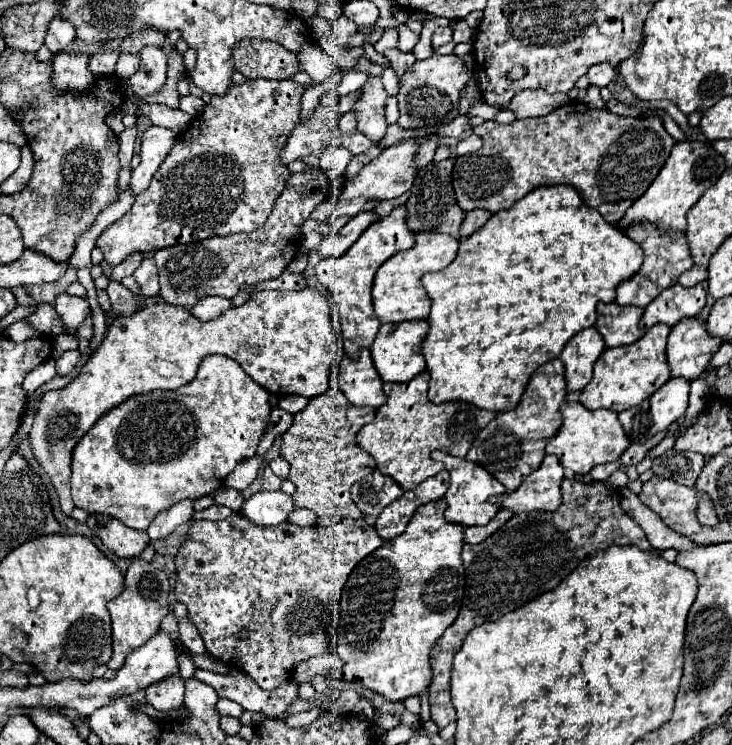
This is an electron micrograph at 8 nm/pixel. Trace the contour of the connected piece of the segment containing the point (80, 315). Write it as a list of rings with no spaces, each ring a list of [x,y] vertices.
[[[59,293],[55,299],[55,311],[65,321],[65,325],[69,325],[71,331],[77,331],[77,327],[85,321],[85,317],[89,315],[91,309],[89,309],[87,299],[71,297],[67,293]]]

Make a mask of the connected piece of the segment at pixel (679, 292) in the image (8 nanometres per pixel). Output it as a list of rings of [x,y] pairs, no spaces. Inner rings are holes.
[[[699,283],[695,287],[673,285],[665,289],[655,301],[651,301],[649,307],[645,307],[639,327],[643,331],[657,323],[665,323],[671,327],[685,317],[695,317],[705,307],[705,299],[707,283]]]

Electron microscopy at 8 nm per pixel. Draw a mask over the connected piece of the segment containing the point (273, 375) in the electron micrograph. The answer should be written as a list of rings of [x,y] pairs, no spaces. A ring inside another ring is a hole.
[[[307,287],[303,291],[259,291],[241,307],[233,307],[213,321],[199,321],[189,313],[189,309],[181,309],[179,305],[175,307],[169,303],[155,303],[151,307],[139,309],[135,315],[117,317],[111,323],[103,343],[85,363],[81,375],[65,389],[49,391],[43,395],[33,421],[33,429],[29,433],[35,459],[49,473],[65,515],[71,515],[71,509],[75,507],[71,501],[69,485],[71,451],[81,441],[81,437],[97,423],[99,417],[103,417],[125,399],[155,389],[179,389],[181,385],[189,383],[197,375],[197,369],[207,355],[225,355],[235,359],[255,383],[273,395],[303,395],[309,399],[317,397],[329,389],[327,375],[331,361],[337,355],[337,337],[331,325],[331,305],[319,291]]]

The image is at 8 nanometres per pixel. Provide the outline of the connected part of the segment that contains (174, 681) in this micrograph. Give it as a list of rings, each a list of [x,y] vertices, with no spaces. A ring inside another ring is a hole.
[[[169,677],[157,685],[151,685],[147,689],[147,703],[153,705],[157,711],[173,711],[183,705],[183,679],[181,677]]]

